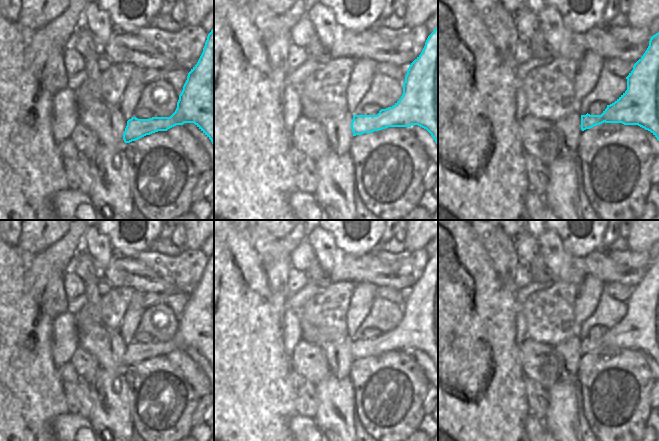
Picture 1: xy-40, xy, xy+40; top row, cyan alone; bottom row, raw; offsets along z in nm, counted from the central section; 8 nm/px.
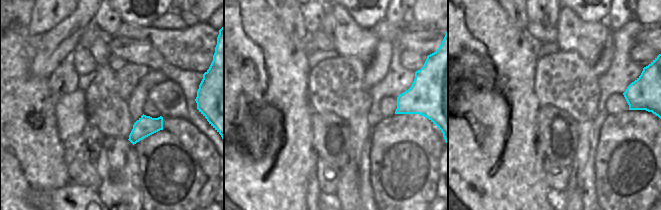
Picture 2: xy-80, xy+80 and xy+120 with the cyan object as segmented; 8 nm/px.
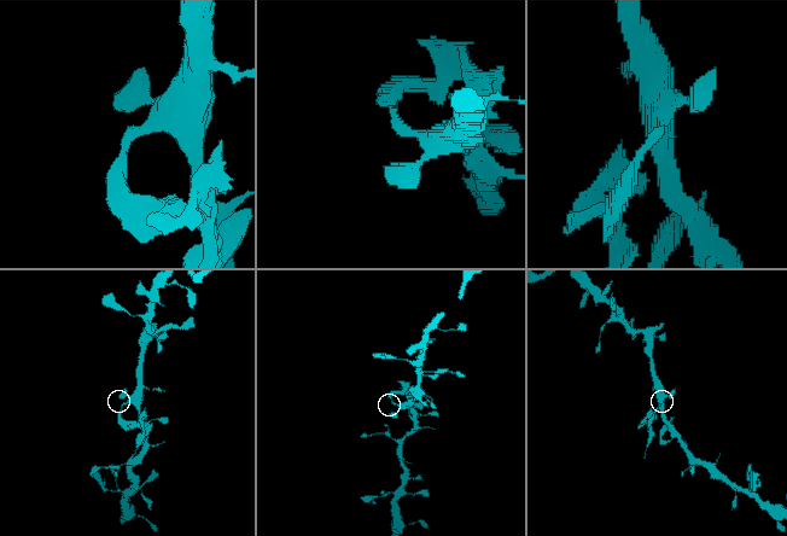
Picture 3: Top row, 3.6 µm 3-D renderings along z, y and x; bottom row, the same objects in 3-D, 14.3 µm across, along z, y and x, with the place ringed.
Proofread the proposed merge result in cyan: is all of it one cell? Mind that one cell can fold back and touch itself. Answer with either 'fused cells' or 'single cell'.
fused cells

